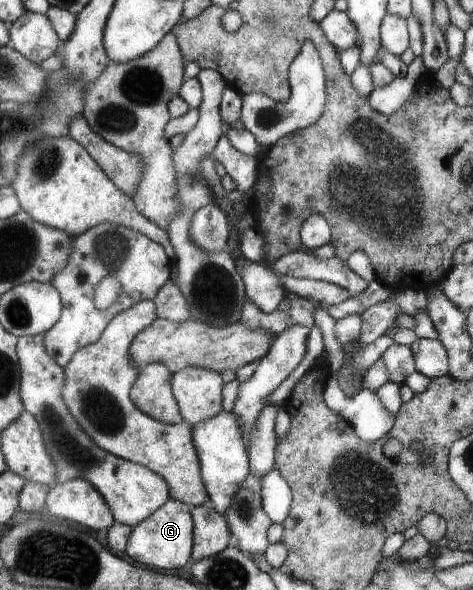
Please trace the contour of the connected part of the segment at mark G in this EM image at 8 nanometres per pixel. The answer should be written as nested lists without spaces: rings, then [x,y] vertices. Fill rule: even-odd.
[[[170,498],[158,511],[154,511],[138,526],[133,527],[125,548],[126,554],[145,567],[175,572],[184,564],[191,562],[192,549],[195,546],[194,528],[192,506]]]

